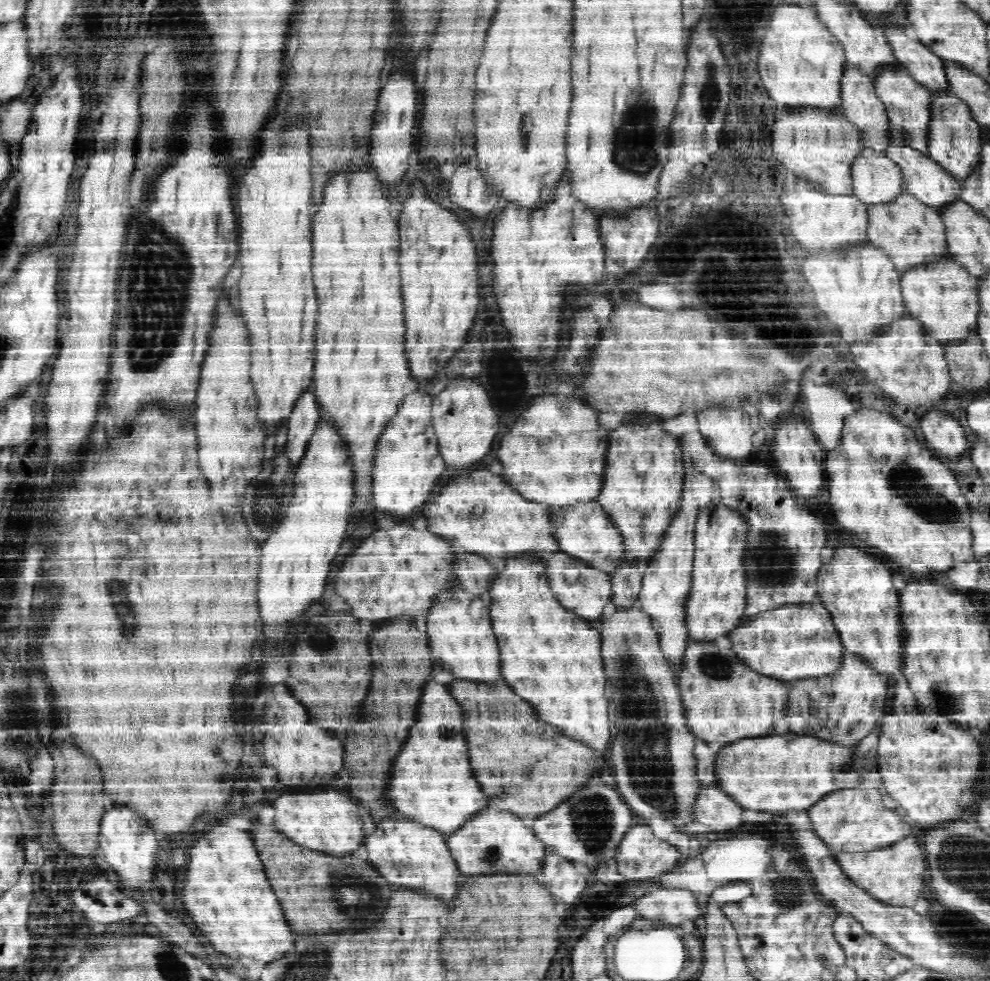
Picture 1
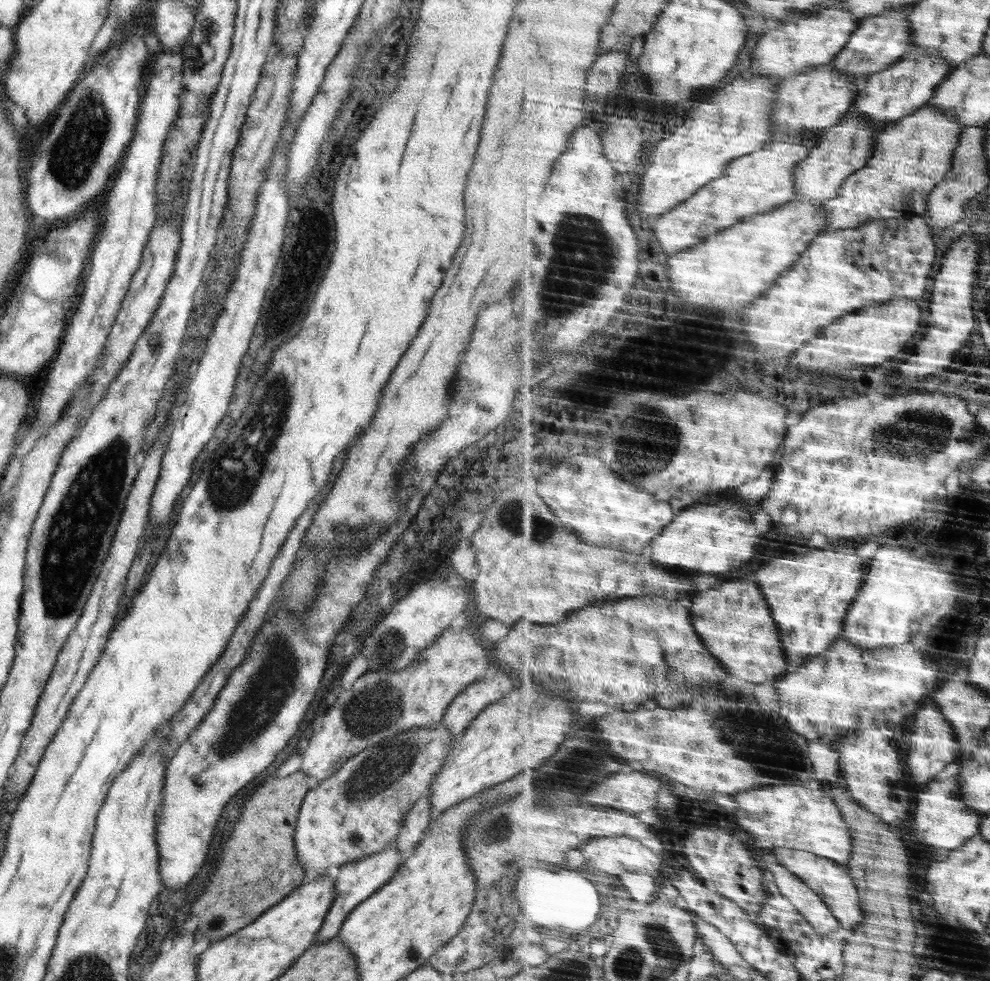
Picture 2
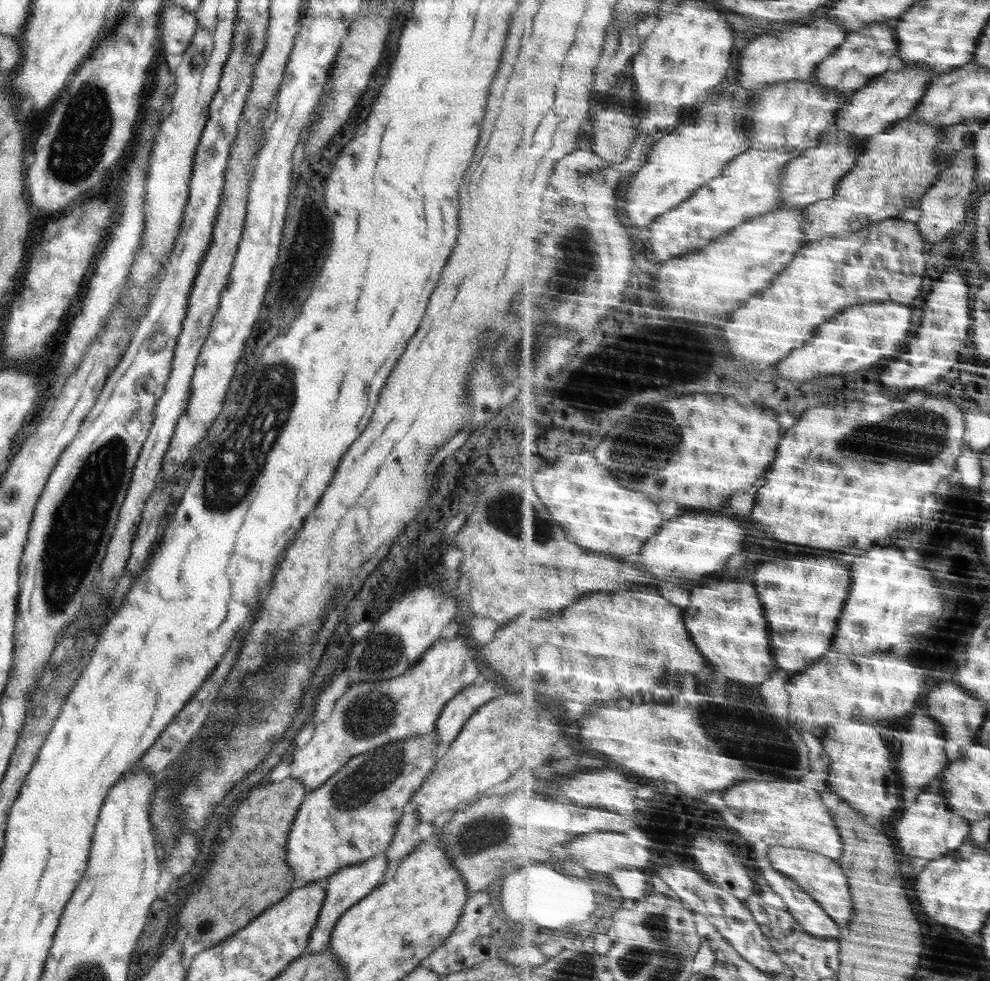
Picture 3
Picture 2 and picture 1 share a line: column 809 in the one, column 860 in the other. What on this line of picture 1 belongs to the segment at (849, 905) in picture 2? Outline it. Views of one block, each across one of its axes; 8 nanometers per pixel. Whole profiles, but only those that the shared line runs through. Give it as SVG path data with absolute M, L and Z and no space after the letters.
M914 833L889 847L856 853L840 851L837 857L846 874L874 896L886 902L914 906L916 900L926 892L926 886L929 886L928 855L921 834Z

